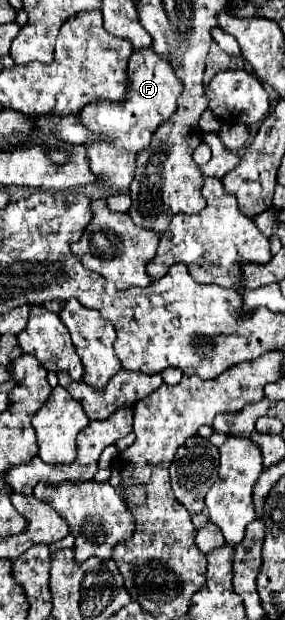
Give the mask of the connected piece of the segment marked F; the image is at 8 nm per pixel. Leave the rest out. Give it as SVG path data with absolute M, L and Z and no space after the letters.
M152 48L134 52L128 62L128 90L124 102L98 100L88 104L80 112L82 124L96 136L94 142L86 142L90 170L96 174L96 184L106 196L122 194L130 188L134 178L136 156L148 148L156 128L176 112L176 100L180 96L180 80L172 72L168 60L154 56Z

